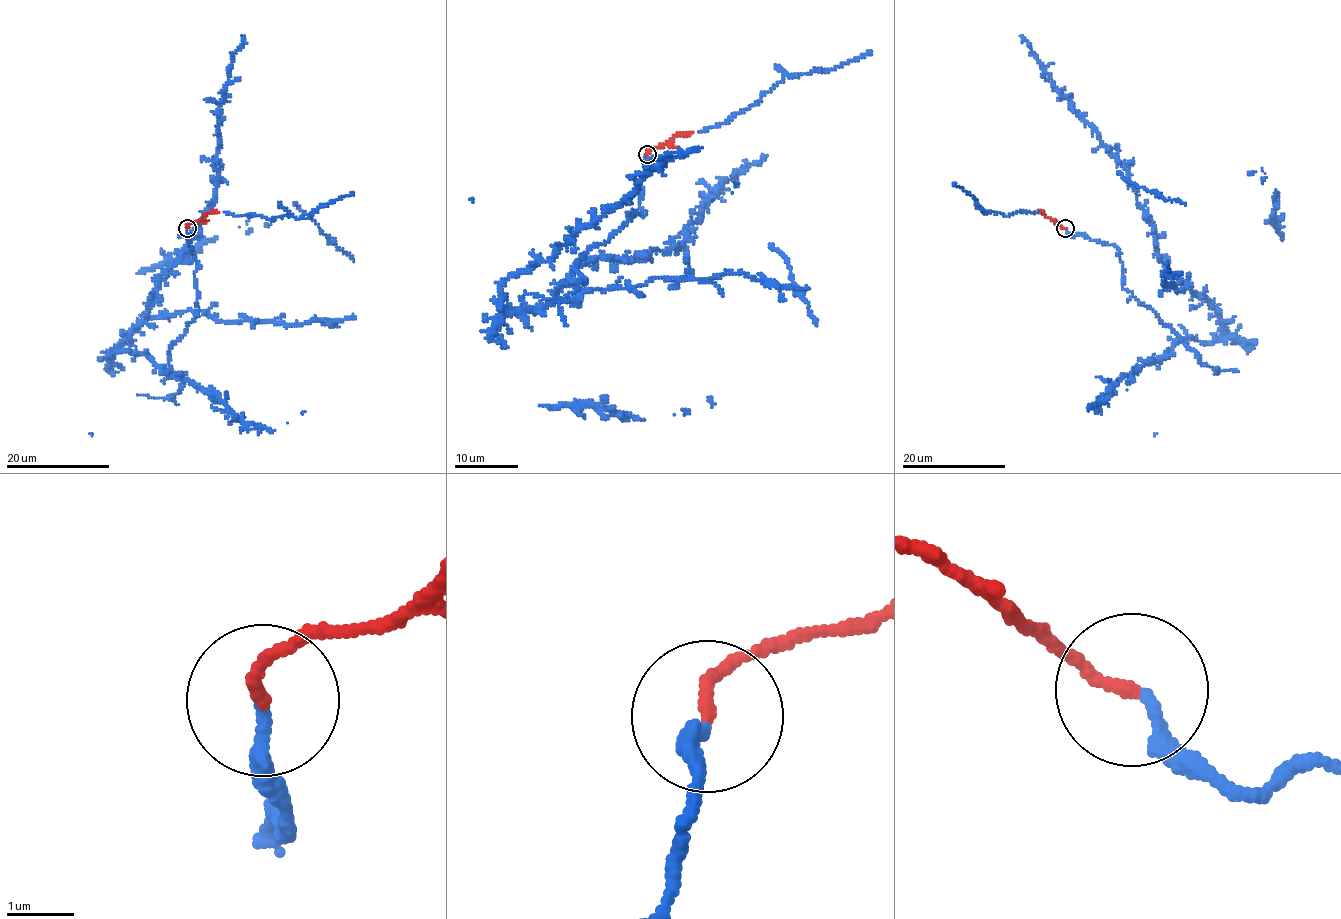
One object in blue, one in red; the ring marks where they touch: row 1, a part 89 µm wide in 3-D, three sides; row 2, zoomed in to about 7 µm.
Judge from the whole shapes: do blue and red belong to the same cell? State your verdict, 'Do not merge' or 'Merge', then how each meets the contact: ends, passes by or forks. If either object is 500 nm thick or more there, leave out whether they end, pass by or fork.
Merge. At the ring blue ends. At the ring red ends

